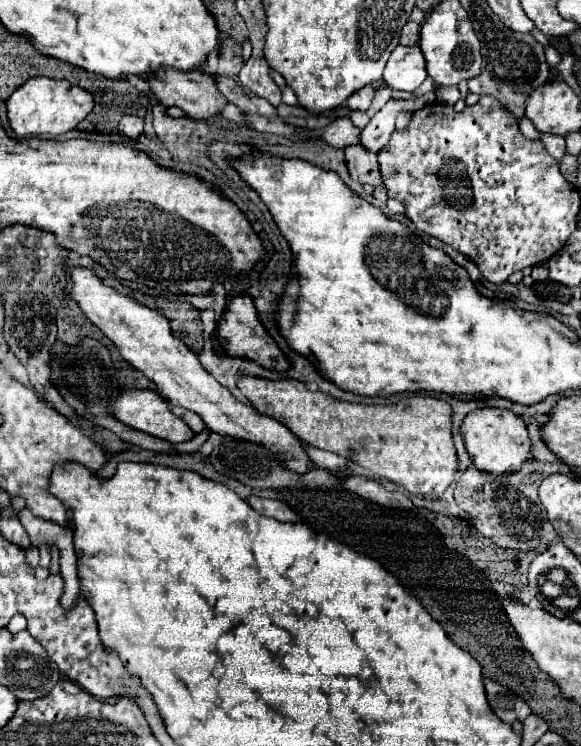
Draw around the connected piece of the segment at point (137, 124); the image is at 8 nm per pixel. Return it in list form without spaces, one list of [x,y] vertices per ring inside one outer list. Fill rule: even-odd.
[[[123,115],[123,119],[119,121],[117,131],[127,135],[127,137],[131,137],[131,139],[137,139],[143,133],[143,119],[141,117],[133,117],[133,115]]]

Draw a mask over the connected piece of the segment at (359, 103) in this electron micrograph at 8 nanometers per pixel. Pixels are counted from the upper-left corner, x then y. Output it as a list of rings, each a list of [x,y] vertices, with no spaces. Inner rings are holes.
[[[371,85],[355,91],[355,93],[349,97],[349,101],[347,101],[347,103],[349,103],[349,109],[353,109],[353,111],[367,111],[369,105],[371,105],[373,95],[375,95],[375,89],[373,89]]]

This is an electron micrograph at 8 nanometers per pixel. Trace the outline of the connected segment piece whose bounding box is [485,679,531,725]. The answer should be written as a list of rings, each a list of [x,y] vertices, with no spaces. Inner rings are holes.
[[[485,679],[485,691],[487,691],[487,701],[493,709],[493,713],[503,721],[513,725],[515,721],[523,721],[527,715],[531,715],[529,705],[517,697],[515,693],[511,693],[507,687]]]

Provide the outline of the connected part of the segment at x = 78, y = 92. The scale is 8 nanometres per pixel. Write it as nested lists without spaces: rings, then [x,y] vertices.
[[[31,77],[27,83],[15,89],[15,93],[7,101],[9,121],[17,137],[27,135],[63,135],[75,129],[93,109],[93,95],[69,81],[57,81],[49,77]]]

